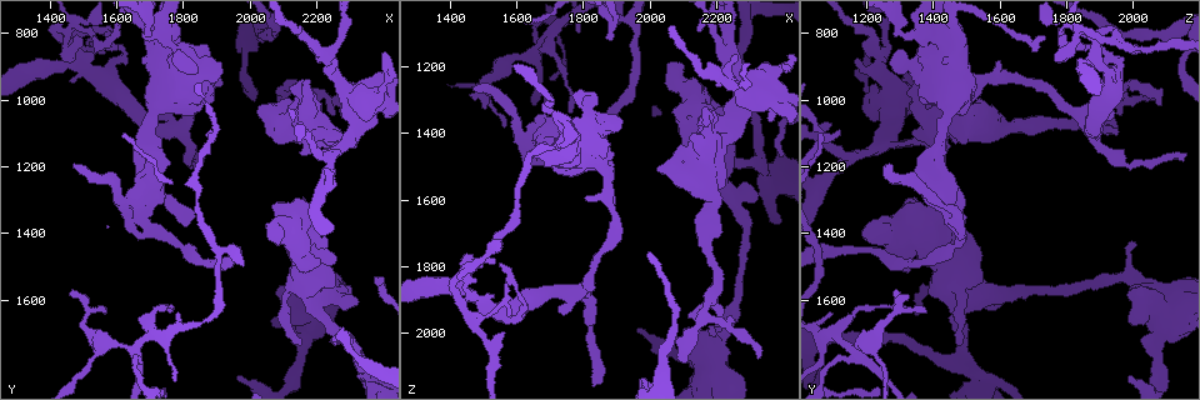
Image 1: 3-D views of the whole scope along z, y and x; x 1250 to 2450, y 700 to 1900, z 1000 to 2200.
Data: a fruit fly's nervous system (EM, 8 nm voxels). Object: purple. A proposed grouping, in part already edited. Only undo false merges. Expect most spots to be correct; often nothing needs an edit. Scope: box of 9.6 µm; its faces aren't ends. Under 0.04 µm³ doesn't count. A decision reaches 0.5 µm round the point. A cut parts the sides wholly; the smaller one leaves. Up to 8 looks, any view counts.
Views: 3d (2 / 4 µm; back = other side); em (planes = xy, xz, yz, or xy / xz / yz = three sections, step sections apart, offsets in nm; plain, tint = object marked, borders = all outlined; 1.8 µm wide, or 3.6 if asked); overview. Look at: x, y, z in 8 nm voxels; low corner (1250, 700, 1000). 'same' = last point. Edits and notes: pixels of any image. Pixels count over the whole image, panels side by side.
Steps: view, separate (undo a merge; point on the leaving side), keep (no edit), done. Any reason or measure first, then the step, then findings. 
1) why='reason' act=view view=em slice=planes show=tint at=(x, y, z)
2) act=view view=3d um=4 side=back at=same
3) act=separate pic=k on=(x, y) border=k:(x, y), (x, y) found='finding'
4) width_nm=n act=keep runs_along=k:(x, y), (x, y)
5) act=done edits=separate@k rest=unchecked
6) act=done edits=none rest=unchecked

why='side arm on a straight run' act=view view=3d um=4 side=back at=(1710, 810, 1470)

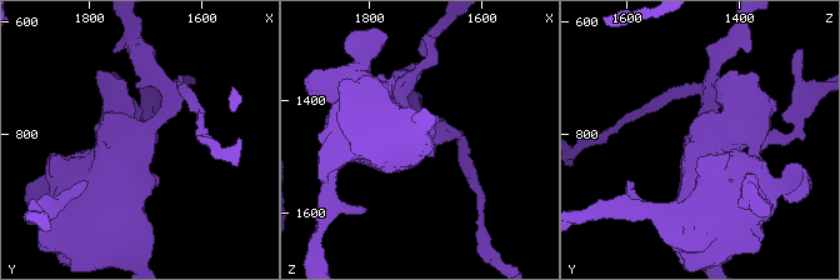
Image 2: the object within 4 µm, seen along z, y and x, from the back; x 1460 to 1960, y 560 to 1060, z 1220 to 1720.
arms=3 arm_widths_nm=190,380,750 act=view view=em um=3.6 slice=xy step=8 show=tint at=same

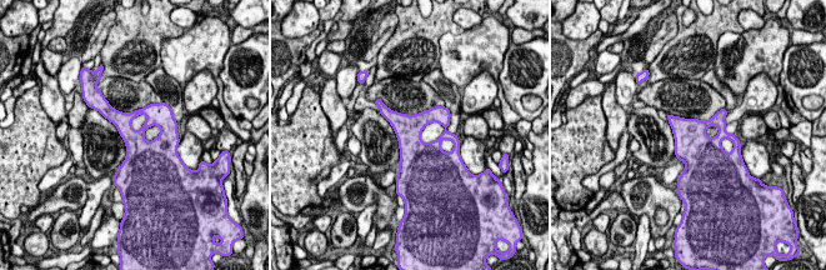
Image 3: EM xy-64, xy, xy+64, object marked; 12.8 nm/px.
why='cut it another way' act=view view=em um=3.6 slice=planes show=tint at=same

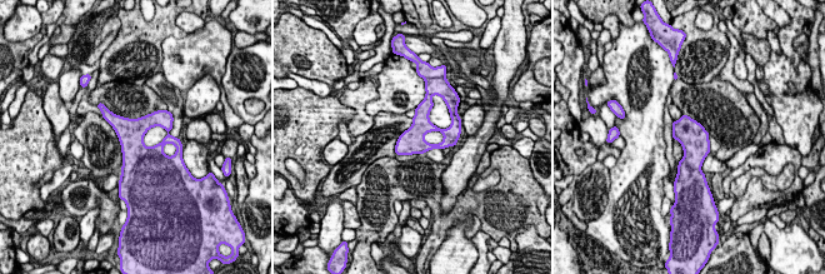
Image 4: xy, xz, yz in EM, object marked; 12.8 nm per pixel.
act=keep found='all the same cell'

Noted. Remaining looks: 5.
why='three-way junction' act=view view=em um=3.6 slice=yz step=8 show=tint at=(1450, 800, 1830)

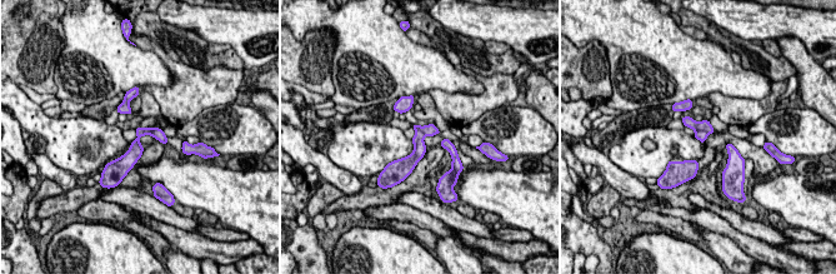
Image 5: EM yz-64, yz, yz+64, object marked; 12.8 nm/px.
width_nm=130 act=separate pic=5 on=(701, 135) found='a second cell is stuck on'

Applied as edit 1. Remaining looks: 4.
why='redraw' act=view view=overview

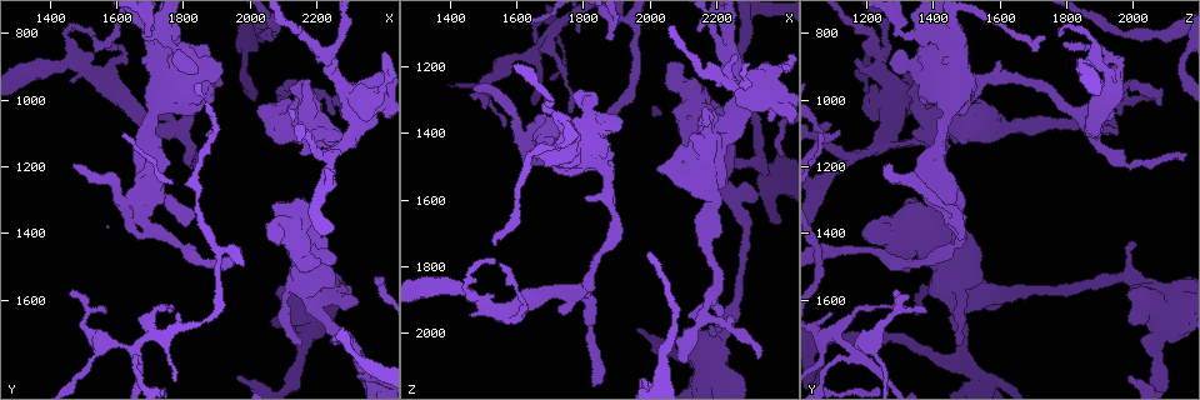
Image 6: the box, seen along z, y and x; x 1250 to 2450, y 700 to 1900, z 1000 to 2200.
why='sharp bend' act=view view=3d um=2 at=(2350, 1840, 1550)

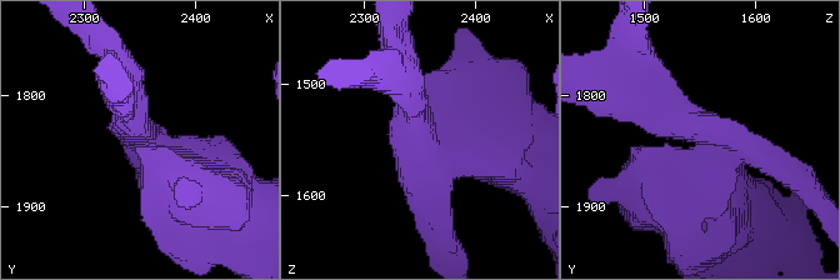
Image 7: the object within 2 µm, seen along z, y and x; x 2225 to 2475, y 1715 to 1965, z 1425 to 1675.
arms=4 act=view view=em um=3.6 slice=xz step=4 show=tint at=(2358, 1838, 1556)

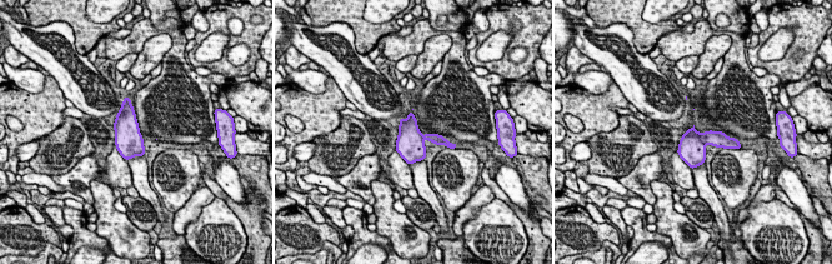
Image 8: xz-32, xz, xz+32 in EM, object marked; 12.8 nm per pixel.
why='cut it another way' act=view view=em um=3.6 slice=planes show=tint at=same

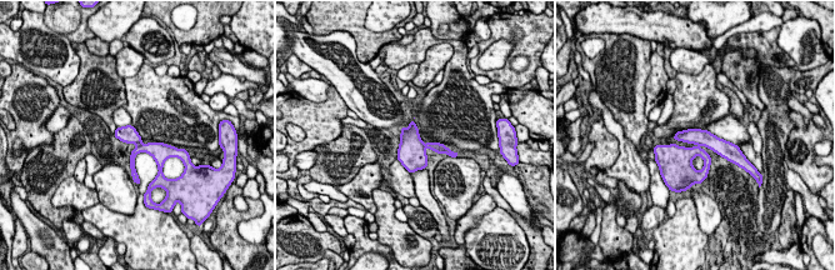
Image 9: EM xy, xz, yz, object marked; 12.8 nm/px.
act=keep runs_along=9:(118, 133), (169, 151) found='all the same cell'

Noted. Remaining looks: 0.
act=done edits=separate@5 rest=unchecked

